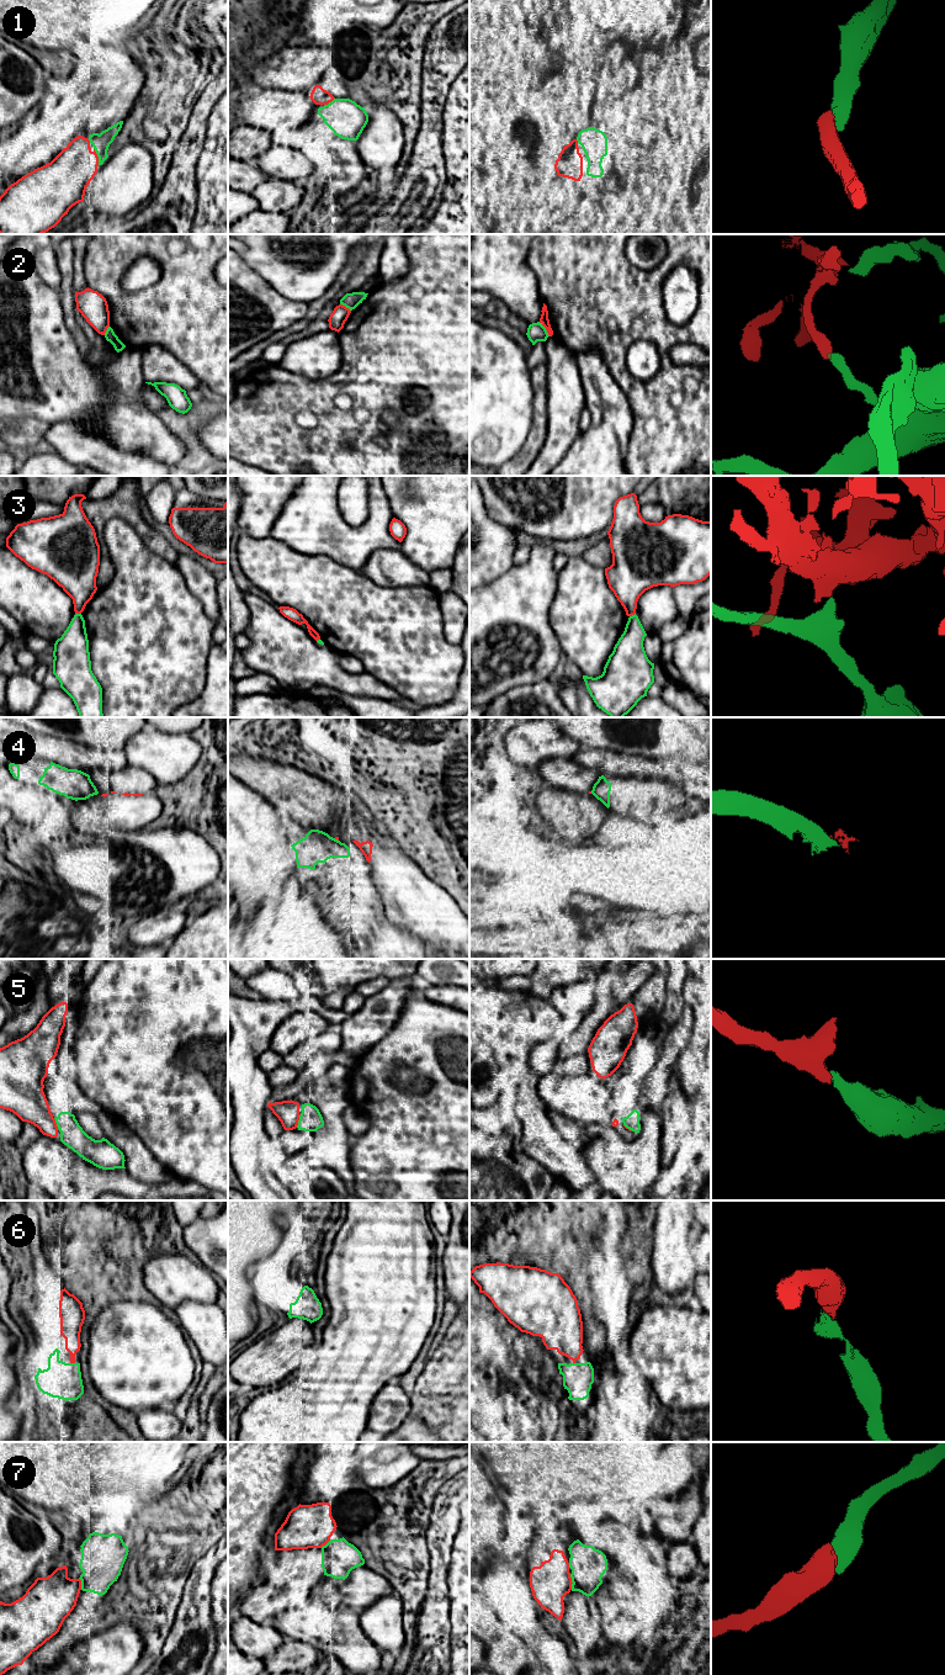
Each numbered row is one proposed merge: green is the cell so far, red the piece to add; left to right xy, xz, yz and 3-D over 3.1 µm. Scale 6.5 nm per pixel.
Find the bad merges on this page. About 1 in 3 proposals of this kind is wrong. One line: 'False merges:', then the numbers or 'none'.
False merges: 2, 3, 4

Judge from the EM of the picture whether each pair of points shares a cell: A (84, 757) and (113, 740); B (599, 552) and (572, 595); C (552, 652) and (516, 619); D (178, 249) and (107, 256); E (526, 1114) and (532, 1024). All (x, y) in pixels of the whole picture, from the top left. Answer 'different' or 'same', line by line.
A: different
B: different
C: same
D: same
E: same

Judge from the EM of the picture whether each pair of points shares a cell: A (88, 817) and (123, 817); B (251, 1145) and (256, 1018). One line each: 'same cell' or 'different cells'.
A: same cell
B: same cell

